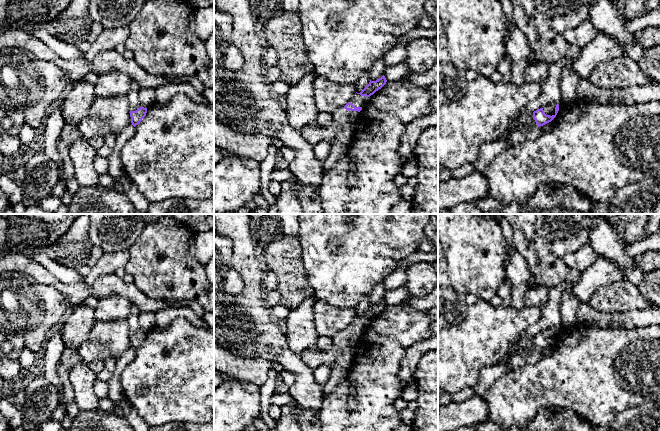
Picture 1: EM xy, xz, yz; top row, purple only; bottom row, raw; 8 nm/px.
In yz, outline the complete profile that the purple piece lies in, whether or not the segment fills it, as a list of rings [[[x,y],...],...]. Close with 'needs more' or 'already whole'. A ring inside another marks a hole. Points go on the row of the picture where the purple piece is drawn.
[[[550,103],[543,108],[537,109],[533,112],[533,119],[538,127],[551,122],[559,111],[559,104]]]; needs more

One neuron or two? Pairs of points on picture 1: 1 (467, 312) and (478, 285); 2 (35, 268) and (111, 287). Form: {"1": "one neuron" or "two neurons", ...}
{"1": "two neurons", "2": "one neuron"}

